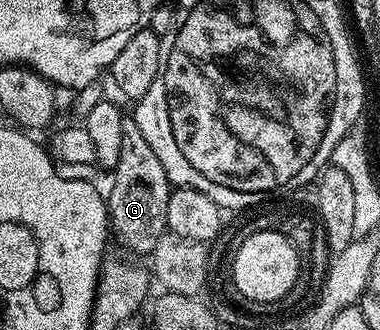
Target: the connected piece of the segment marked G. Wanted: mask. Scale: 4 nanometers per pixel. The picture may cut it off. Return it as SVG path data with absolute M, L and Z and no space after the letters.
M130 114L122 120L121 155L112 174L114 182L106 194L111 231L115 239L117 236L121 244L130 250L129 253L151 255L158 240L168 232L167 205L172 185L161 160L147 143L135 117Z

